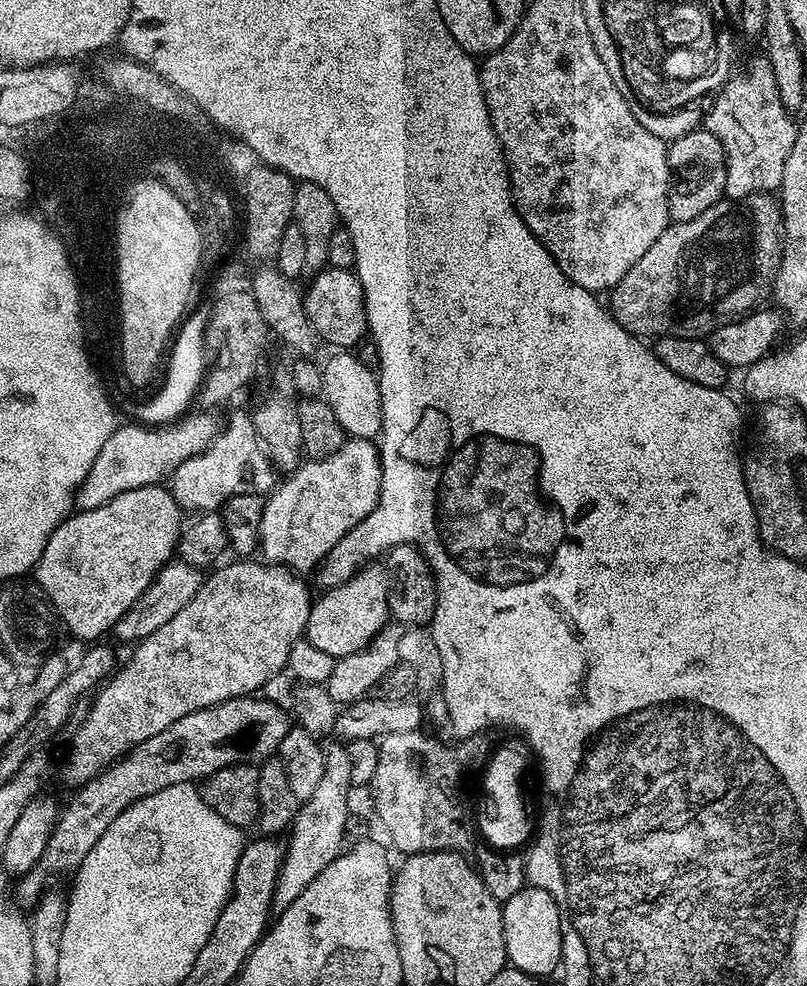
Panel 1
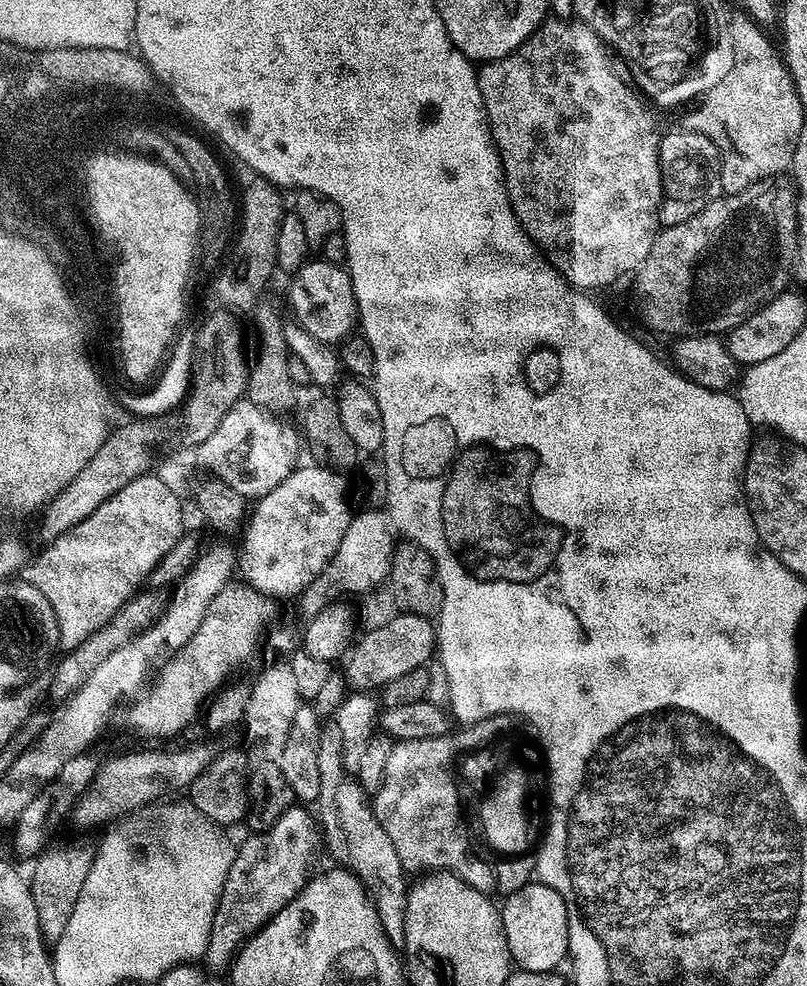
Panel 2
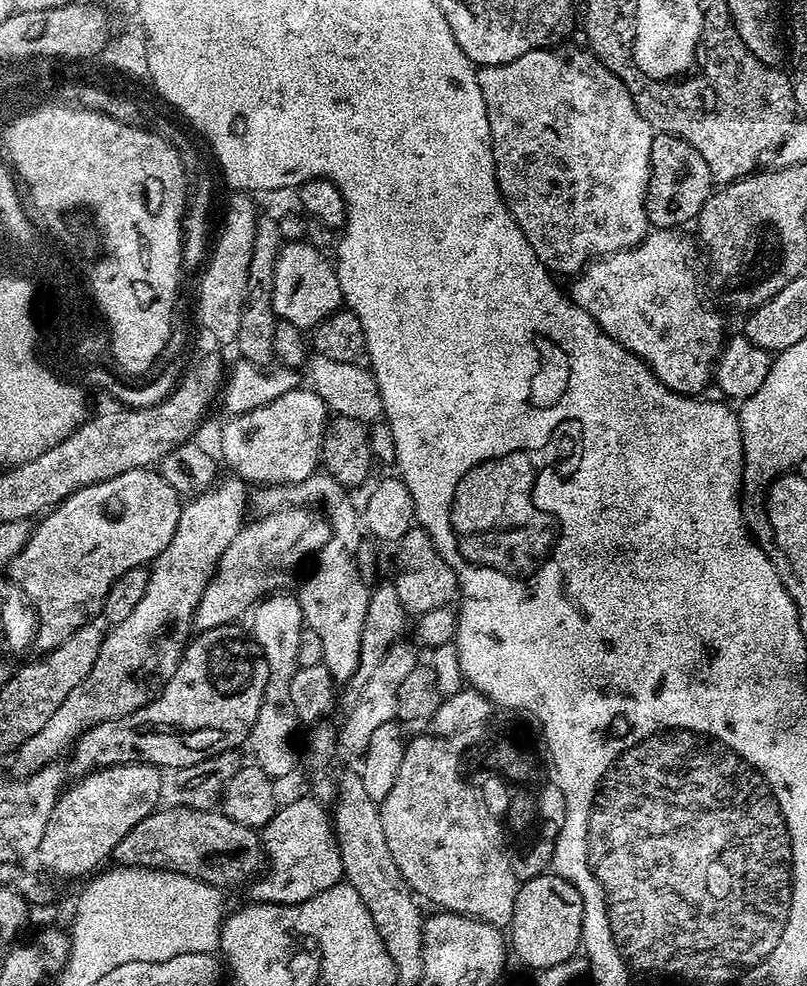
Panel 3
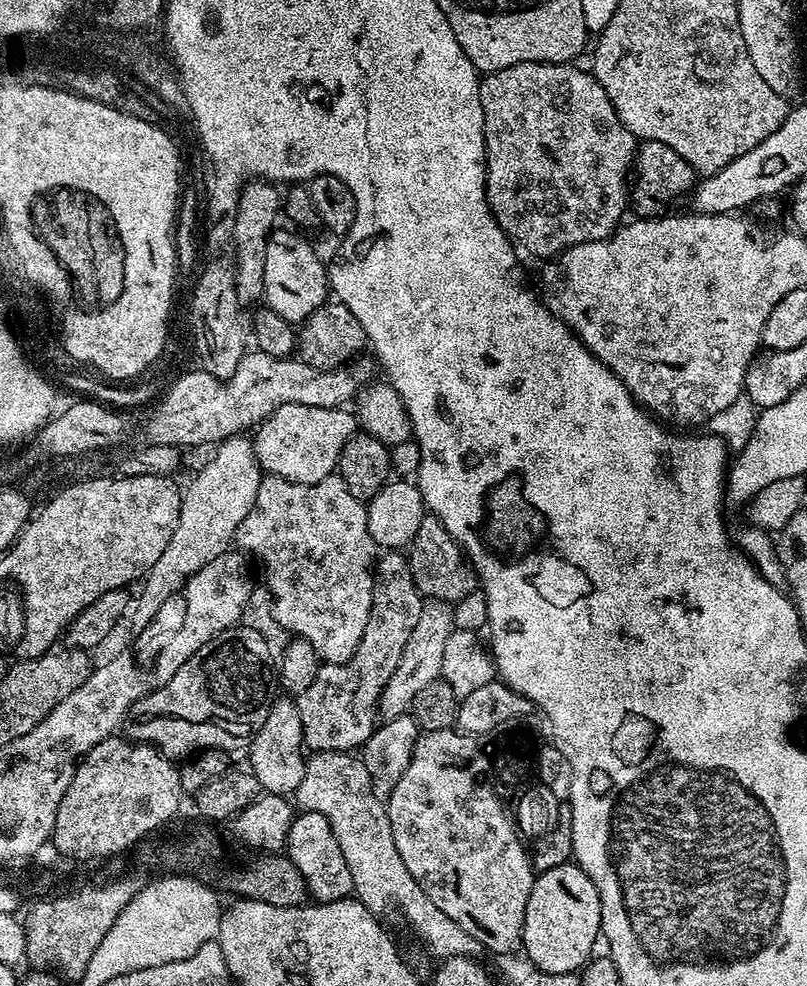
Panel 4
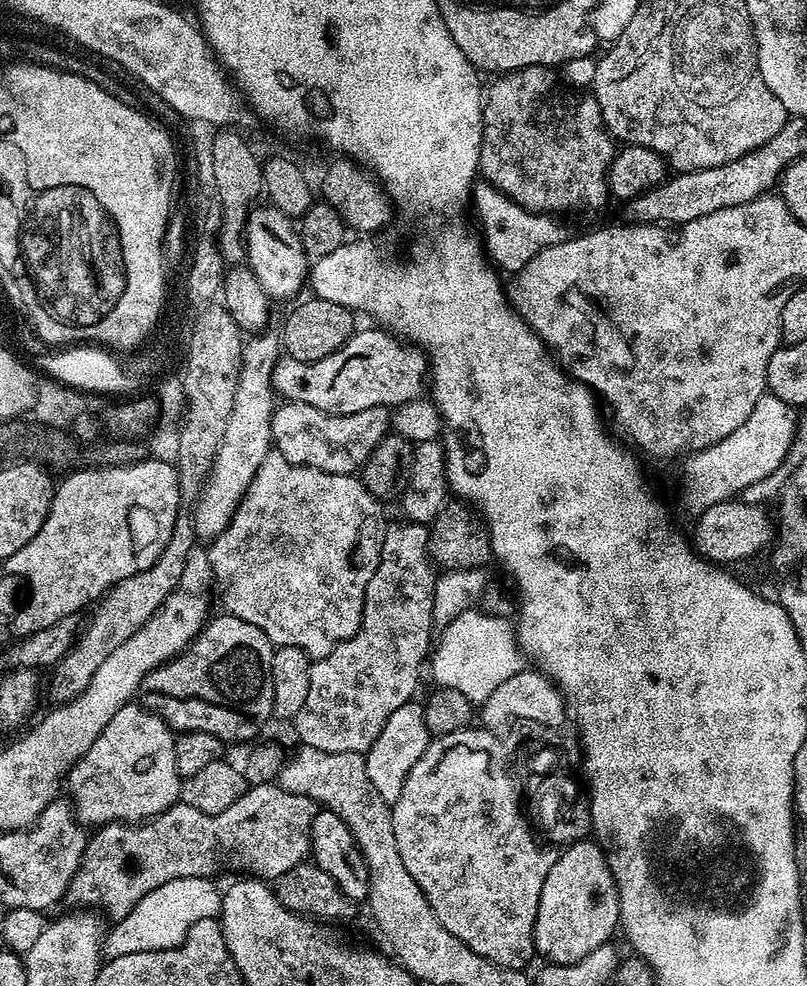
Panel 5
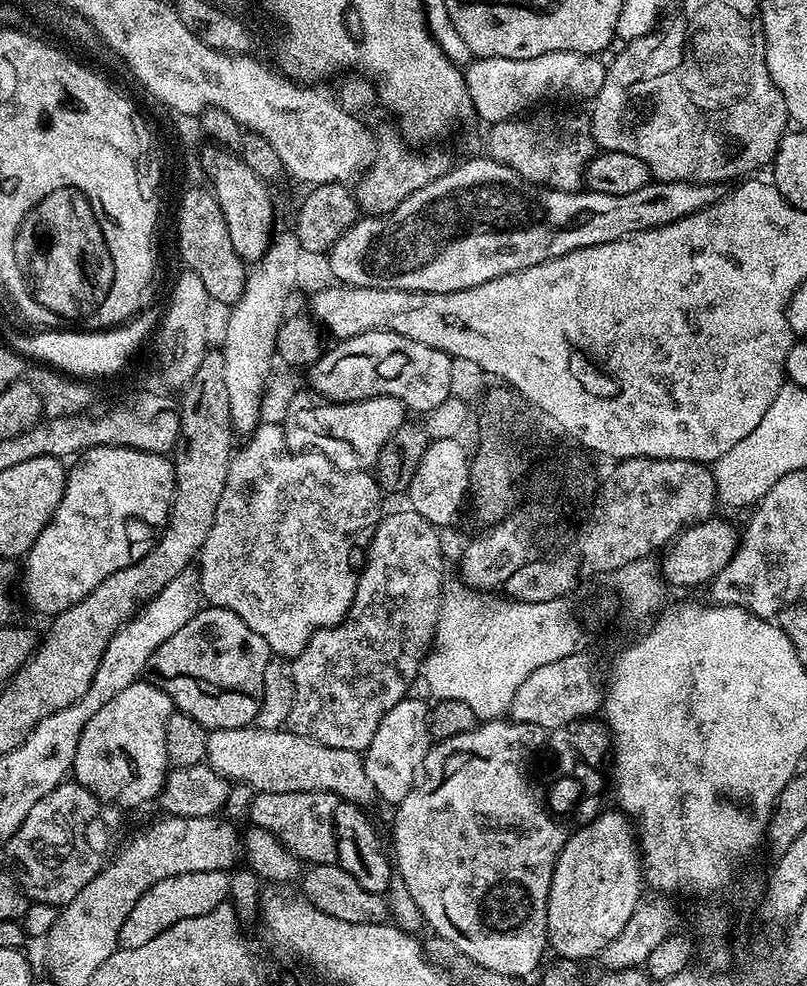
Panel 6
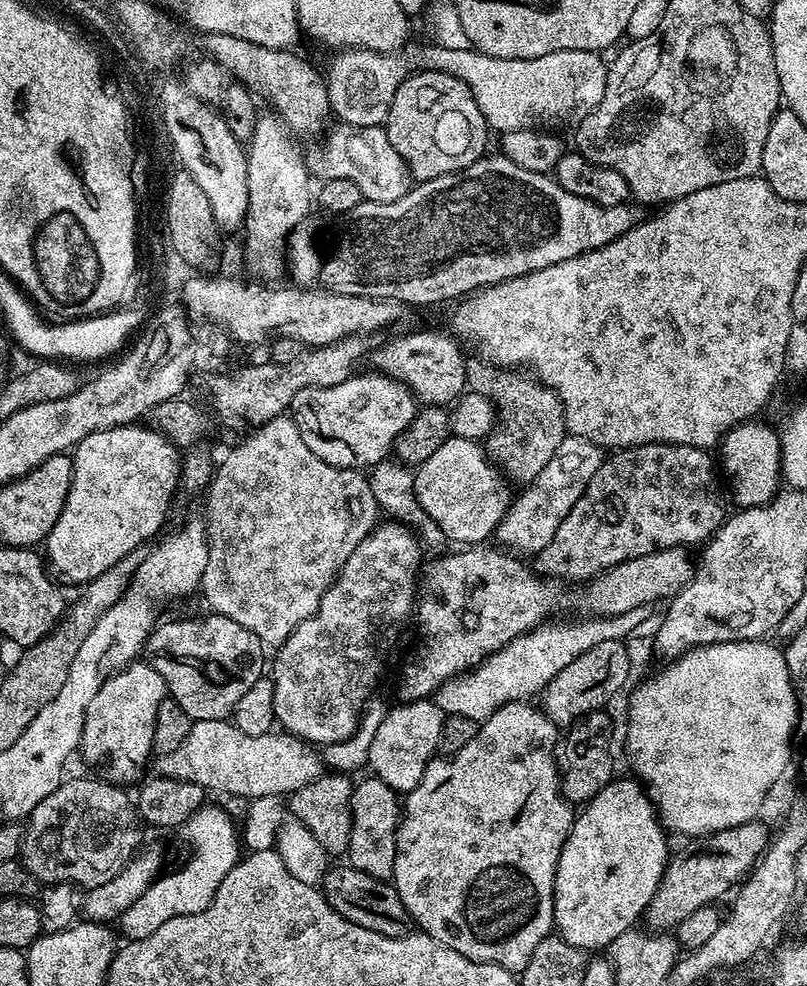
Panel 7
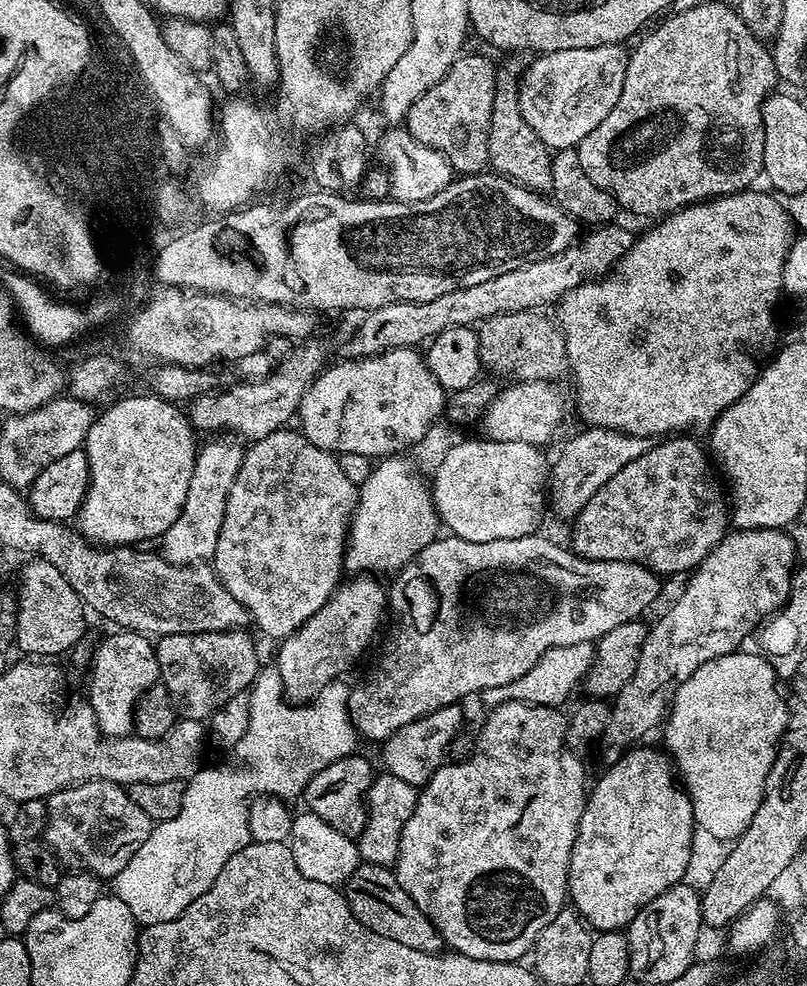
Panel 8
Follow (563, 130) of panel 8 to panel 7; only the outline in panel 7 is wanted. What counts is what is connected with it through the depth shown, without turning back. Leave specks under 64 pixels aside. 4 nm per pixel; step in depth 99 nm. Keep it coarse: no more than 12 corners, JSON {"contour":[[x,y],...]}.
{"contour":[[470,47],[349,48],[328,106],[379,128],[414,72],[454,74],[493,133],[560,130],[606,94],[608,64],[562,50],[507,60]]}

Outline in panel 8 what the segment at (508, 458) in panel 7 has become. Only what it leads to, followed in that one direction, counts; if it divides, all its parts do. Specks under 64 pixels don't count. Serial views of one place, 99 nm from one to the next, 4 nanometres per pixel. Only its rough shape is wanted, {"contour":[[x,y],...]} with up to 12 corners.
{"contour":[[539,311],[499,312],[475,329],[483,371],[551,381],[564,335]]}

